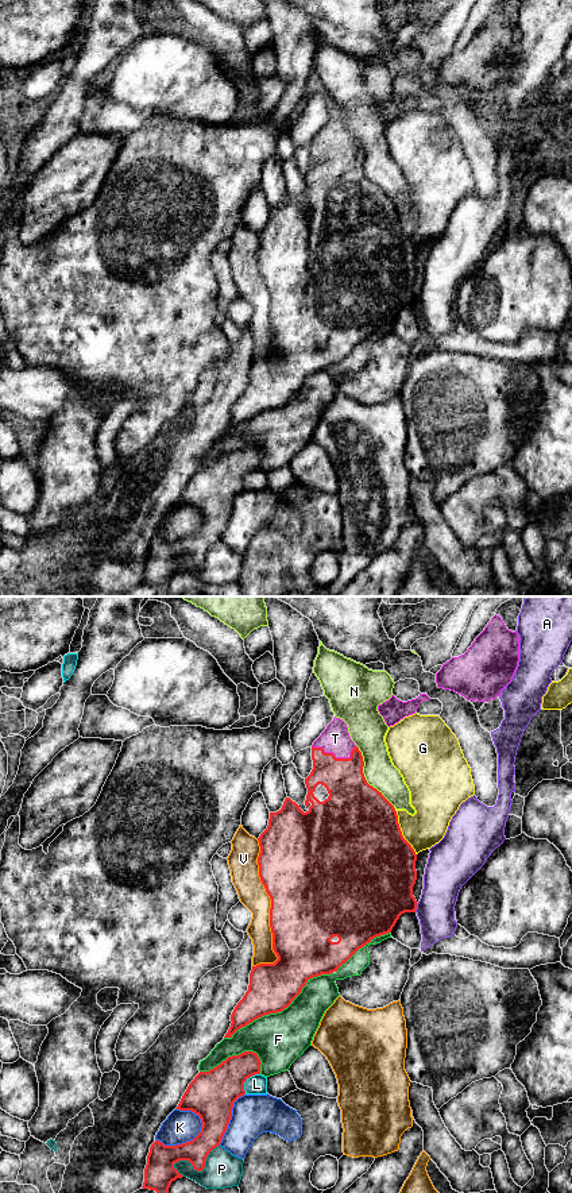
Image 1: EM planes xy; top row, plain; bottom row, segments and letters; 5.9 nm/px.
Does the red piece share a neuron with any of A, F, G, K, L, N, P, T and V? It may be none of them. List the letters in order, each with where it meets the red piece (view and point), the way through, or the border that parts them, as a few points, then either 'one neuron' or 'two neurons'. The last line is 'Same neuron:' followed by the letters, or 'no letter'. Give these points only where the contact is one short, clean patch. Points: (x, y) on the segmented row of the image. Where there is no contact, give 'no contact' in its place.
A: contact xy (416, 907); two neurons
F: contact xy (279, 1011); two neurons
G: contact xy (401, 831); two neurons
K: contact xy (186, 1142); two neurons
L: contact xy (246, 1080); two neurons
N: contact xy (364, 778); two neurons
P: contact xy (198, 1170); two neurons
T: contact xy (335, 757); way xy (350, 796), (335, 757), (335, 738); one neuron
V: contact xy (270, 911); two neurons
Same neuron: T

